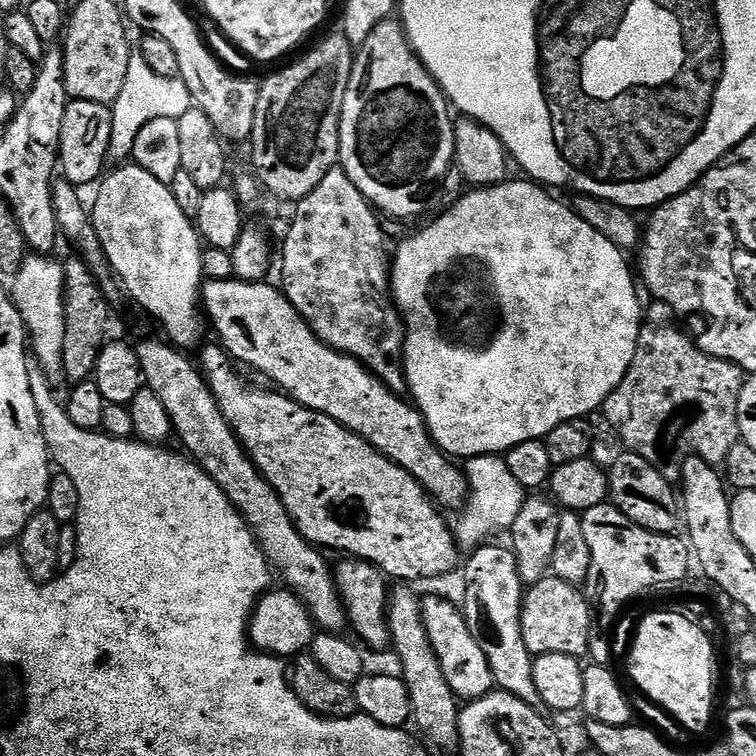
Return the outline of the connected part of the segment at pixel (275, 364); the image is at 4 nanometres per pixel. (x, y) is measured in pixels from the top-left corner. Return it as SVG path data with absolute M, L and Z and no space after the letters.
M208 280L202 288L202 311L210 325L216 331L219 347L227 352L233 361L241 365L249 364L256 372L261 372L268 380L273 380L275 387L285 396L291 396L302 406L318 414L334 418L344 428L358 434L370 446L374 446L390 462L402 466L432 497L441 509L465 507L469 490L468 478L463 467L453 462L432 440L424 415L415 404L409 402L401 393L393 392L383 382L368 371L353 356L336 352L328 344L323 344L314 334L314 330L301 318L298 310L288 301L279 287L271 288L268 282L251 280Z

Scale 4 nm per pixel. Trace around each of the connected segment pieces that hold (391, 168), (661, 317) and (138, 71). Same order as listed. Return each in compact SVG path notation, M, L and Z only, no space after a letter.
M392 18L378 22L378 26L370 30L370 38L355 49L352 73L344 88L340 111L339 167L343 168L350 182L358 186L373 209L381 213L392 210L392 215L411 214L414 218L414 210L423 208L420 200L430 200L427 188L438 183L447 174L448 167L453 167L455 154L454 116L436 79L416 57L403 24Z
M659 302L649 305L642 316L634 362L630 362L630 370L626 370L622 382L618 382L615 390L604 400L602 415L608 419L609 426L620 435L623 447L642 458L652 460L652 440L661 440L668 447L668 452L662 453L661 461L659 460L665 469L675 469L680 461L693 455L701 457L710 465L723 465L730 448L741 439L737 406L746 383L745 373L736 364L716 359L701 351L693 337L687 336L676 325L678 320L670 306Z
M133 49L130 62L127 63L126 79L122 84L122 91L114 104L111 105L109 161L116 164L127 161L132 155L135 136L148 122L158 117L179 119L186 109L193 107L193 104L189 90L180 77L170 79L154 74L150 66L146 65L140 50Z

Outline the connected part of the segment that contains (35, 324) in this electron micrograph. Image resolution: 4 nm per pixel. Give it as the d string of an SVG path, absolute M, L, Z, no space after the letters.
M32 254L27 257L20 265L18 271L15 273L16 281L10 284L10 295L13 304L16 305L20 316L24 320L24 327L30 333L30 344L36 347L36 352L40 355L40 360L44 364L59 365L63 358L63 338L66 333L66 322L64 321L64 302L63 302L63 288L64 288L64 269L58 263L48 260L47 255Z

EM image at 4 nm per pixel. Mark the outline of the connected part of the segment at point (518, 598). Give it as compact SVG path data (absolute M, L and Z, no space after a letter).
M492 544L489 548L480 548L468 561L465 559L464 564L464 604L462 611L470 630L480 641L482 650L488 659L488 665L492 671L492 679L495 687L502 692L509 692L517 696L522 702L526 702L532 708L537 710L544 708L544 702L538 694L538 686L534 686L534 659L532 651L526 646L522 638L522 626L520 625L520 615L524 605L524 593L526 585L520 580L519 566L516 561L516 555L511 547L499 548L498 545Z

